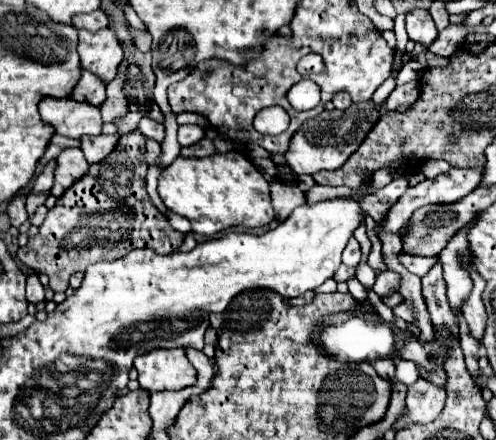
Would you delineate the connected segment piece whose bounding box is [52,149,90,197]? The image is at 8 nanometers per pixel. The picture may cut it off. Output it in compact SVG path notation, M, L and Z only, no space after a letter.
M64 149L58 155L58 167L54 175L54 187L52 195L60 197L76 179L80 179L84 173L88 173L90 163L84 159L84 153L80 149Z

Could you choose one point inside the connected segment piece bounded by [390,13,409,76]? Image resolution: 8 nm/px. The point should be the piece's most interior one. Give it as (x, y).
(402, 38)

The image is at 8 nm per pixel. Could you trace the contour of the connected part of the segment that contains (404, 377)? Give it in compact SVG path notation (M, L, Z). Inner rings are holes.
M396 361L396 381L404 383L404 385L412 385L418 379L418 371L416 371L416 363L414 361Z

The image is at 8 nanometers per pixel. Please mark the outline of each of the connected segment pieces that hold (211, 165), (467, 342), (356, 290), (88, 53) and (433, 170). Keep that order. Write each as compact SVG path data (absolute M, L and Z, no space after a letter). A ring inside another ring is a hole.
M236 151L204 159L176 157L158 177L158 195L168 209L192 223L192 233L202 237L212 237L236 225L258 229L270 225L274 219L268 181L242 153Z
M458 315L460 319L460 347L464 351L464 359L466 359L466 367L470 371L470 375L476 377L476 373L480 371L478 367L478 349L480 349L480 341L478 339L472 339L470 331L468 331L468 323L464 321L462 315Z
M356 277L348 279L348 287L350 287L350 293L354 295L354 299L356 299L358 303L368 301L368 293L366 293L366 289L364 289L364 287L358 283L358 279L356 279Z
M110 27L100 29L96 33L82 29L78 53L82 69L92 71L104 83L110 83L116 77L118 63L122 61L122 47L118 43L116 33L112 33Z
M442 159L427 160L421 167L422 172L429 179L437 177L440 173L446 173L446 171L449 171L449 168L449 163Z

